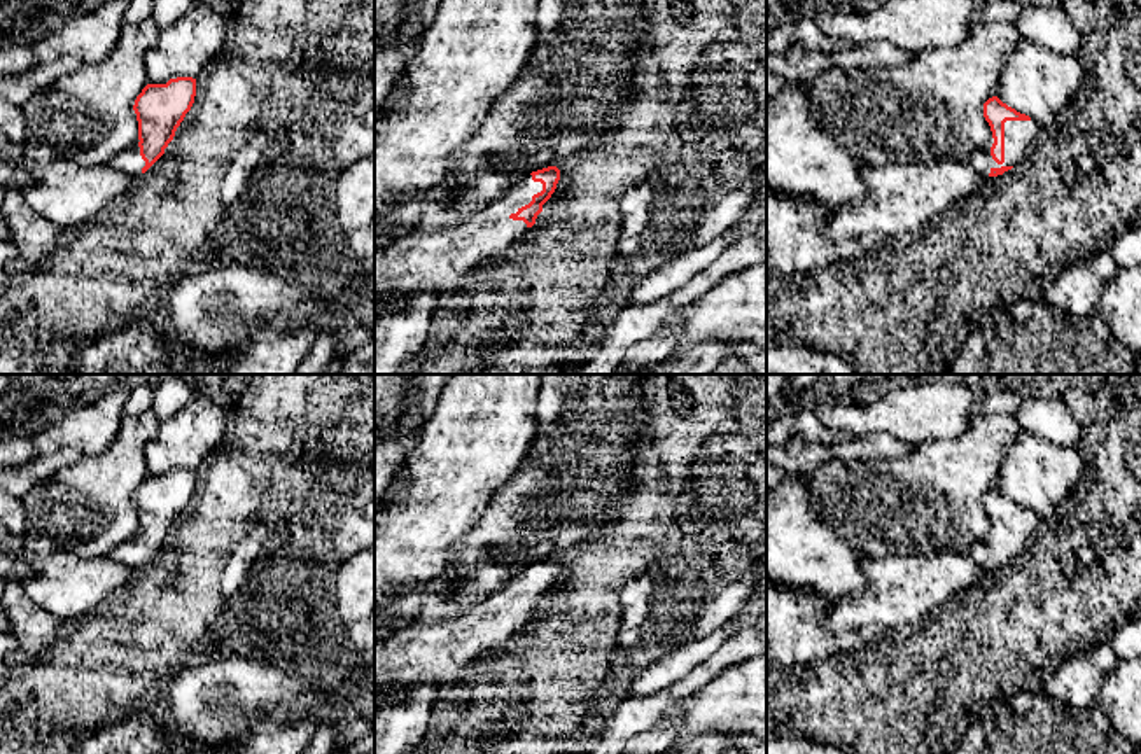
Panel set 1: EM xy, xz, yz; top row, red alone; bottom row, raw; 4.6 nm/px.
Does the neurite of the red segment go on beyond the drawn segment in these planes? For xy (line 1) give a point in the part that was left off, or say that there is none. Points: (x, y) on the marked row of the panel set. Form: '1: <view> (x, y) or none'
1: xy (130, 161)

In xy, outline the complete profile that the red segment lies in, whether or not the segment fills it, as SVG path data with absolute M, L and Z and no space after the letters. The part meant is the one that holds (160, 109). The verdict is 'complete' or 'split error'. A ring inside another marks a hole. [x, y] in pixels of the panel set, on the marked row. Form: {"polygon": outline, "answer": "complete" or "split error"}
{"polygon": "M177 77L166 84L147 84L136 96L133 110L138 121L136 140L108 161L108 166L138 177L145 173L173 140L177 128L191 110L196 79Z", "answer": "split error"}

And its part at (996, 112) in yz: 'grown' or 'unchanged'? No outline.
grown

